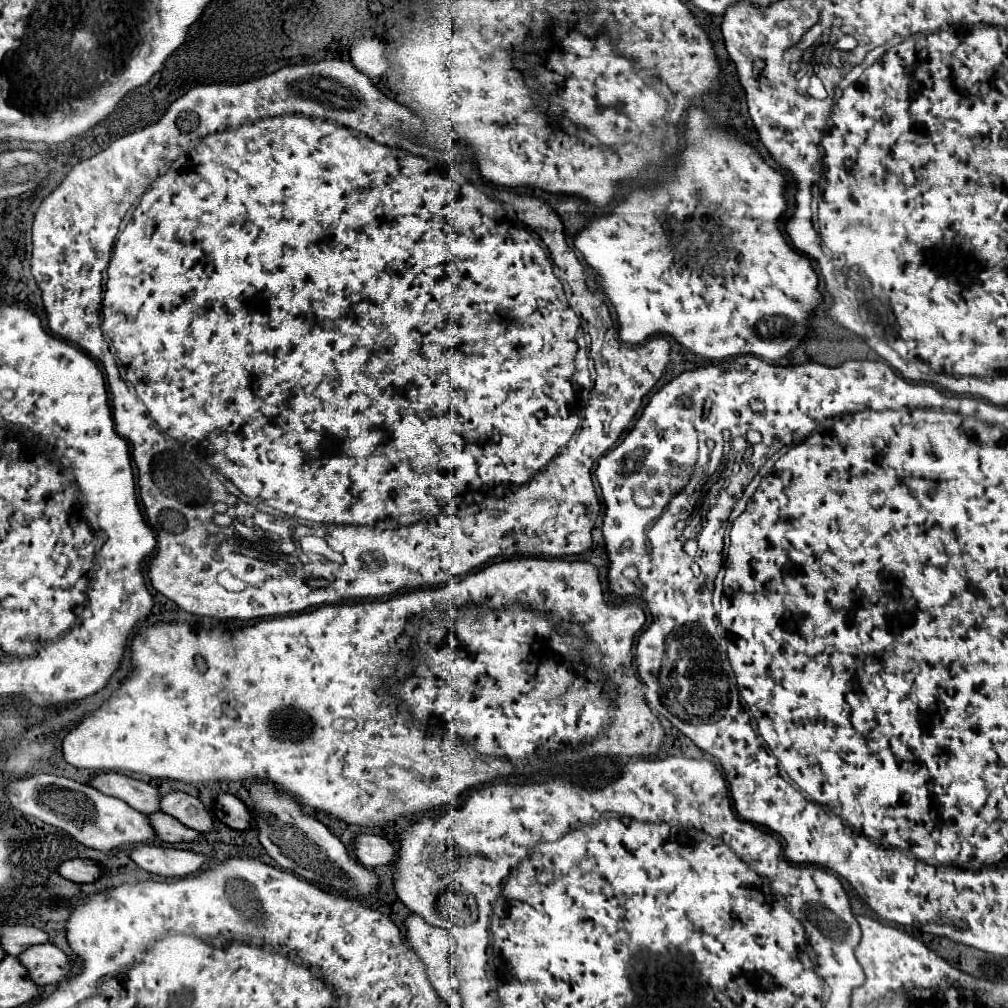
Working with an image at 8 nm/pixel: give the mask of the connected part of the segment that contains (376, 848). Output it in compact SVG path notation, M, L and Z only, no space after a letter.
M360 834L356 838L356 858L366 868L386 866L394 860L394 856L396 848L376 834Z

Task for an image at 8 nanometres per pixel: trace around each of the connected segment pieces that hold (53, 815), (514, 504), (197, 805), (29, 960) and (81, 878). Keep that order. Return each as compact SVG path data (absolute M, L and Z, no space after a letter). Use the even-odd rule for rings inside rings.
M34 774L14 780L8 784L8 798L16 810L68 832L80 844L94 850L110 852L120 846L148 844L158 838L146 814L130 808L114 796L106 796L96 788L90 788L88 784L78 784L62 776Z
M284 12L284 40L281 40L281 43L280 43L280 44L278 44L278 52L280 52L280 56L282 56L282 60L284 60L284 62L286 62L286 60L288 60L288 62L290 62L290 64L291 64L291 65L302 65L302 64L304 64L304 66L286 66L286 68L282 68L282 70L278 70L278 72L274 72L274 74L268 74L268 76L262 76L262 78L258 78L258 80L252 80L252 82L244 82L244 84L208 84L208 86L206 86L206 84L204 84L204 86L194 86L194 88L192 88L192 90L188 90L188 92L186 92L186 94L184 94L184 96L182 96L182 98L178 98L178 100L174 100L174 102L172 102L172 104L170 104L170 106L168 106L168 110L166 110L166 114L164 114L164 116L162 116L162 118L160 118L160 120L158 120L158 122L156 122L156 124L152 124L152 126L148 126L148 128L144 128L144 130L138 130L138 132L132 132L132 134L126 134L126 136L122 136L122 138L118 138L118 140L114 140L114 142L112 142L112 144L110 144L110 146L108 146L108 148L106 148L106 150L104 150L104 152L100 152L100 154L96 154L96 156L92 156L92 158L88 158L88 160L82 160L82 162L80 162L80 164L76 164L76 166L74 166L74 168L72 168L72 170L70 170L70 172L68 172L68 176L66 176L66 178L64 178L64 180L62 180L62 184L60 184L60 186L58 186L58 188L56 188L56 190L54 190L54 192L52 192L52 194L50 194L50 196L48 196L48 198L46 198L46 200L44 200L44 202L42 202L42 204L40 204L40 208L38 208L38 212L36 212L36 216L34 216L34 226L32 226L32 246L34 246L34 248L32 248L32 276L34 276L34 278L36 278L36 284L38 284L38 288L40 288L40 290L42 290L42 300L44 300L44 308L46 308L46 314L48 314L48 326L50 326L50 330L52 330L52 332L54 332L54 334L56 334L56 336L60 336L60 338L62 338L62 340L66 340L66 342L72 342L72 344L76 344L76 346L80 346L80 348L82 348L82 350L86 350L86 352L88 352L88 354L90 354L90 356L92 356L92 358L94 358L94 360L98 360L98 362L100 362L100 364L102 364L102 366L104 366L104 370L106 370L106 378L108 378L108 386L110 386L110 392L112 392L112 404L114 404L114 420L116 420L116 430L118 430L118 434L120 434L120 436L124 436L124 438L126 438L126 440L130 440L130 444L132 444L132 456L134 456L134 462L136 462L136 468L138 468L138 486L140 486L140 500L142 500L142 504L144 504L144 510L146 510L146 516L148 516L148 524L150 524L150 528L152 528L152 530L154 530L154 534L156 534L156 540L158 540L158 546L156 546L156 554L154 554L154 558L152 558L152 560L150 560L150 564L148 564L148 578L150 578L150 582L152 582L152 586L154 586L154 590L156 590L156 592L160 592L160 594L164 594L164 596L166 596L166 598L170 598L170 600L172 600L172 602L176 602L176 604L178 604L178 606L180 606L180 608L182 608L182 610L186 610L186 612L190 612L190 614L198 614L198 616L210 616L210 618L218 618L218 620L228 620L228 618L238 618L238 620L252 620L252 618L264 618L264 616L284 616L284 614L296 614L296 612L302 612L302 610L306 610L306 608L312 608L312 606L320 606L320 604L336 604L336 602L344 602L344 600L350 600L350 598L368 598L368 596L370 596L370 598L380 598L380 596L386 596L386 594L394 594L394 592L396 592L396 590L400 590L400 588L416 588L416 586L433 586L433 585L435 585L435 586L437 586L437 585L442 585L442 584L445 584L445 583L446 583L446 582L448 582L448 581L449 581L449 580L450 580L450 579L451 579L451 578L452 578L452 576L462 576L462 574L468 574L468 572L470 572L470 570L474 570L474 568L476 568L476 566L482 566L482 564L484 564L484 562L488 562L488 560L490 560L490 558L494 558L494 556L512 556L512 554L534 554L534 556L572 556L572 554L582 554L582 552L586 552L586 550L588 550L588 548L590 548L590 546L592 546L592 528L594 528L594 524L596 524L596 518L598 518L598 514L600 514L600 500L598 500L598 496L596 496L596 490L594 490L594 484L592 484L592 478L590 478L590 468L592 468L592 466L594 466L594 462L596 462L596 458L600 458L600 456L602 456L602 454L604 454L604 452L608 452L608 450L610 450L610 448L612 448L612 446L614 446L614 444L616 444L616 440L618 440L618 438L620 438L620 434L622 434L622 432L624 432L624 430L626 430L626 426L628 426L628 424L630 424L630 420L632 420L632 418L634 418L634 414L636 414L636 410L638 410L638 408L640 408L640 404L642 404L642 398L644 398L644 396L646 396L646 394L648 394L648 392L650 392L650 390L652 390L652 388L654 388L654 386L656 386L656 382L658 382L658 380L660 380L660 378L662 378L662 374L664 374L664 370L666 370L666 366L668 366L668 362L670 362L670 342L668 342L668 340L666 340L666 338L662 338L662 336L654 336L654 338L650 338L650 340L646 340L646 342L644 342L644 344L638 344L638 346L630 346L630 344L622 344L622 340L618 340L618 332L617 332L617 329L616 329L616 325L615 325L615 321L614 321L614 319L613 319L613 316L612 316L612 313L611 313L611 310L610 310L610 306L609 306L609 304L608 304L608 303L607 303L607 301L606 301L606 299L605 299L605 298L604 298L604 296L602 296L602 294L600 294L600 284L598 284L598 280L600 280L600 276L599 276L599 279L598 279L598 273L597 273L597 272L596 272L596 270L594 270L594 269L593 269L593 268L591 268L591 267L589 267L589 266L588 266L588 265L587 265L587 264L586 264L586 263L585 263L585 262L581 262L581 261L580 261L580 260L578 260L578 258L576 258L576 254L574 254L574 250L573 250L573 249L572 249L572 248L570 248L570 246L568 246L568 244L566 244L566 236L564 236L564 226L562 226L562 222L560 222L560 218L558 218L558 216L556 216L556 212L554 212L554 210L552 210L552 208L550 208L550 206L548 206L548 204L546 204L546 202L542 202L542 200L538 200L538 198L534 198L534 196L532 196L532 194L528 194L528 193L525 193L525 192L527 192L527 191L526 191L526 190L520 190L520 191L521 191L521 193L520 193L520 192L519 192L519 191L517 191L517 194L516 194L516 191L515 191L515 190L514 190L514 191L513 191L513 190L509 190L509 189L494 189L494 188L492 188L492 186L490 186L490 185L489 185L489 187L488 187L488 185L484 185L484 186L483 186L483 192L480 192L480 190L478 190L478 188L476 188L476 186L474 186L474 184L470 184L470 182L458 182L458 180L454 180L454 178L448 178L448 176L442 176L442 174L440 174L440 172L434 172L434 169L435 169L435 170L436 170L436 171L438 171L438 168L441 168L441 166L439 166L439 165L438 165L438 164L437 164L437 163L436 163L436 162L437 162L437 161L434 161L434 160L433 160L433 158L431 158L431 157L447 157L447 156L448 156L448 157L459 157L459 162L461 162L461 161L463 161L463 159L464 159L464 158L463 158L463 156L462 156L462 155L461 155L461 154L460 154L460 153L459 153L459 152L458 152L458 149L456 149L456 144L454 144L454 143L451 143L451 144L450 144L450 145L449 145L449 144L448 144L448 145L447 145L447 146L446 146L446 147L445 147L445 148L444 148L444 149L443 149L443 150L437 150L437 149L434 149L434 148L432 148L432 147L430 147L430 146L428 146L428 145L425 145L425 144L423 144L423 143L422 143L422 142L421 142L421 141L420 141L420 140L419 140L419 138L421 138L421 137L422 137L422 132L424 132L424 126L423 126L423 122L422 122L422 120L420 120L420 118L418 118L418 117L417 117L417 116L416 116L416 115L415 115L415 114L414 114L414 113L413 113L413 112L412 112L412 111L411 111L411 110L410 110L410 109L408 109L408 108L406 108L406 107L404 107L404 106L402 106L402 105L400 105L400 104L398 104L398 103L397 103L397 102L396 102L396 101L394 101L394 96L396 96L396 84L398 84L398 76L396 76L396 74L394 74L394 70L392 70L392 68L390 68L390 62L388 62L388 70L386 70L386 72L384 72L384 74L382 74L382 76L378 76L378 78L370 78L370 76L366 76L366 74L362 74L362 72L360 72L360 70L356 70L356 68L354 68L354 62L352 62L352 58L349 58L349 57L343 57L343 56L344 56L344 54L343 54L343 51L345 51L345 56L349 56L349 48L348 48L348 50L340 50L340 48L338 48L338 50L334 50L334 48L332 48L332 40L330 40L330 36L326 36L326 32L324 32L324 28L321 28L321 32L322 32L322 36L324 36L324 38L326 38L326 40L328 40L328 46L326 46L326 48L324 48L324 50L320 50L320 52L314 52L314 54L312 54L312 56L306 56L306 54L304 54L304 52L302 52L302 48L300 48L300 44L296 44L296 42L292 42L292 40L290 40L290 34L292 34L292 32L296 32L296 30L300 30L300 28L306 28L306 26L314 26L314 28L318 28L318 25L317 25L317 24L316 24L316 25L315 25L315 24L310 24L310 20L306 20L306 22L298 22L298 20L294 20L294 18L292 18L292 16L286 16L286 12ZM194 140L200 140L200 142L198 142L198 144L196 144L196 146L194 146L194 148L192 148L192 150L190 150L190 152L188 152L188 154L186 154L186 158L182 158L182 160L180 160L180 162L178 162L178 166L176 166L176 168L170 168L170 165L171 165L171 164L172 164L172 162L174 162L174 160L176 160L176 158L178 158L178 156L180 156L180 154L182 154L182 152L184 152L184 150L186 150L186 148L188 148L188 146L190 146L190 142L194 142ZM138 196L140 196L140 198L142 198L142 200L140 200L140 204L138 204L138 206L136 206L136 210L134 210L134 214L132 214L132 220L130 220L130 222L128 222L128 224L126 224L126 228L124 228L124 232L122 232L122 234L120 234L120 238L118 238L118 240L116 240L116 246L114 246L114 236L116 236L116 234L118 234L118 226L120 226L120 222L122 222L122 218L124 218L124 214L126 214L126 210L130 210L130 208L132 208L132 204L134 204L134 202L136 202L136 200L138 200ZM106 260L110 260L110 266L108 266L108 282L106 282L106 292L104 292L104 300L102 300L102 272L104 272L104 270L106 270ZM98 300L102 300L102 328L100 328L100 324L98 324ZM102 330L104 330L104 336L106 336L106 338L108 338L108 340L110 340L110 342L112 342L112 344L111 344L111 351L112 351L112 352L110 352L110 348L106 348L106 340L102 340ZM588 349L589 349L589 350L590 350L590 354L592 354L592 358L594 358L594 366L595 366L595 370L596 370L596 373L594 373L594 375L593 375L593 377L592 377L592 378L590 378L590 370L588 370ZM124 366L126 366L126 368L128 368L128 374L130 374L130 378L132 378L132 382L134 382L134 386L136 386L136 394L138 394L138 396L140 396L140 398L142 398L142 400L140 400L140 398L138 398L138 396L136 396L136 394L134 394L134 392L132 392L132 390L130 390L130 388L128 388L128 384L126 384L126 382L124 382L124 380L122 380L122 378L124 378L124 379L125 379L125 380L126 380L126 374L125 374L125 370L124 370ZM158 426L160 426L160 428L162 428L162 430L164 430L164 432L166 432L166 434L170 434L170 436L172 436L172 438L174 438L174 440L176 440L176 442L182 442L182 444L186 444L186 442L190 442L190 446L194 446L194 450L196 450L196 452L198 452L198 450L200 450L200 456L202 456L202 458L204 458L204 460L206 460L206 462L208 462L208 464L210 464L210 466L212 466L212 468L210 468L210 466L208 466L208 464L206 464L206 462L204 462L204 460L200 460L200 458L198 458L198 456L196 456L196 454L194 454L194 452L190 452L190 450L184 450L184 448L182 448L182 446L176 446L176 442L172 442L172 438L170 438L170 436L166 436L166 434L162 434L162 432L160 432L160 430L158 430ZM216 502L223 502L223 503L225 503L225 504L226 504L226 505L227 505L227 508L228 508L228 509L227 509L227 514L228 514L228 515L229 515L229 516L230 516L230 517L232 517L232 518L236 518L236 519L238 519L238 520L239 520L239 518L240 518L240 520L241 520L241 521L242 521L242 522L244 522L244 523L245 523L245 524L246 524L246 525L247 525L247 526L249 526L249 527L250 527L250 526L251 526L251 527L252 527L252 526L258 526L258 527L259 527L259 528L261 528L261 529L263 529L263 530L264 530L264 531L266 531L266 532L268 532L268 533L270 533L270 534L272 534L272 535L274 535L274 536L277 536L277 537L280 537L280 538L281 538L281 539L283 539L283 538L287 538L287 537L290 537L290 533L291 533L291 535L292 535L292 536L294 536L294 537L303 537L303 536L317 536L317 537L320 537L320 538L324 538L324 540L326 540L326 542L328 542L328 545L329 545L329 546L330 546L330 547L331 547L331 548L332 548L332 549L333 549L333 550L334 550L334 551L336 551L336 552L340 552L340 554L342 554L342 556L344 556L344 562L342 562L342 564L336 564L336 562L328 562L328 564L322 564L322 562L318 562L318 564L302 564L302 562L300 562L300 564L296 564L296 566L294 566L294 564L292 564L292 556L290 556L290 554L284 554L284 552L280 552L280 550L276 550L276 548L274 548L274 546L272 546L272 544L252 544L252 542L246 542L246 544L244 544L244 548L242 548L242 546L236 546L236 548L234 548L234 544L232 544L232 528L226 528L226 526L216 526L216 524L214 524L214 522L212 522L212 516L214 516L214 503L216 503Z
M172 792L160 800L162 812L178 818L182 824L196 832L212 832L214 818L212 812L194 796L184 792Z
M54 944L32 946L22 952L20 962L28 968L32 980L38 986L58 986L66 982L70 974L70 958Z
M68 860L64 862L60 868L60 874L72 882L80 882L80 884L88 884L88 882L96 882L104 870L94 862L94 860Z

